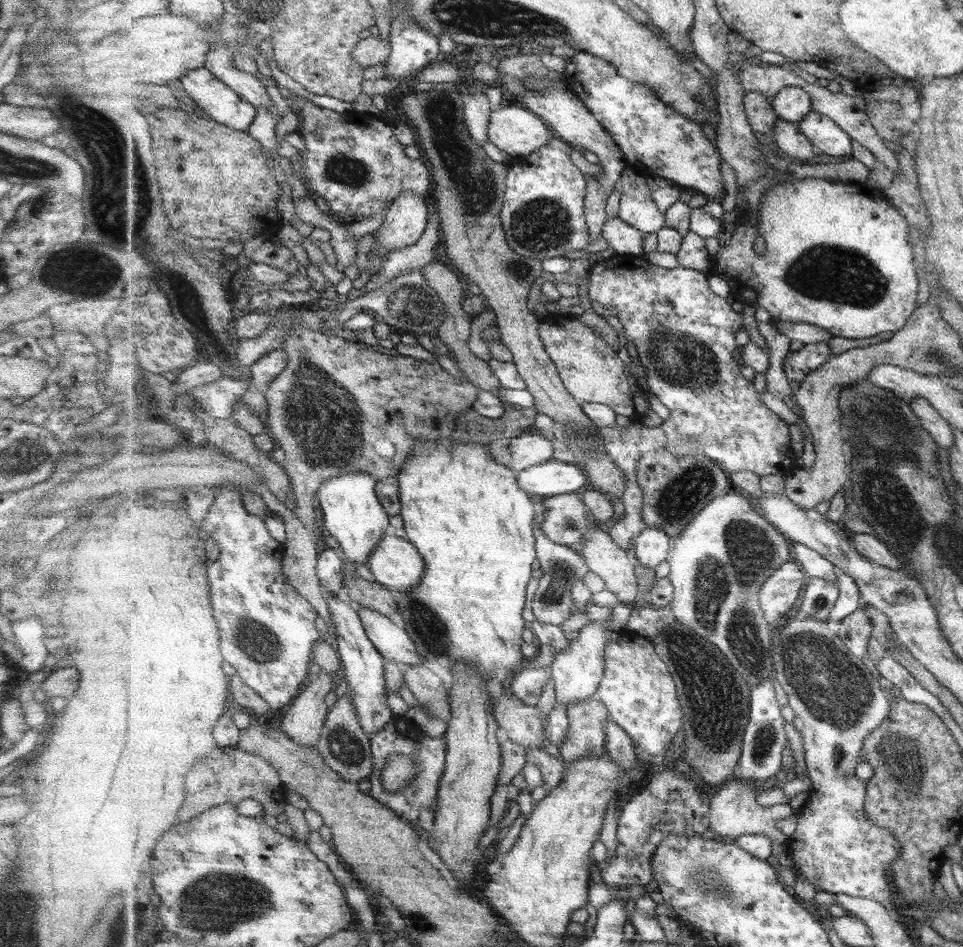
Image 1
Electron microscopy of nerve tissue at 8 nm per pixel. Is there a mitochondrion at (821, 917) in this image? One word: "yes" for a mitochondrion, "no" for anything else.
no

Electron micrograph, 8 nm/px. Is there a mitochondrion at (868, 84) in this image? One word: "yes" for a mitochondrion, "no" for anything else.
no

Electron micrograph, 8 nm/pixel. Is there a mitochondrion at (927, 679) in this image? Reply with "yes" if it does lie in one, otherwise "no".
no

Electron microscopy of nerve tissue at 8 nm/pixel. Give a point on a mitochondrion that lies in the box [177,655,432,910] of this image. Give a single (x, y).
(344, 747)

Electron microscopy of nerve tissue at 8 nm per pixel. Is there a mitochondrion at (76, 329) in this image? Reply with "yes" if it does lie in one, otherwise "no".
no

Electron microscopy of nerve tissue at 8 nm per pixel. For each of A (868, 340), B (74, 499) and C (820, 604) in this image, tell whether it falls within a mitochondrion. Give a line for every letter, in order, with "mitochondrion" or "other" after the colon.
A: other
B: other
C: mitochondrion

